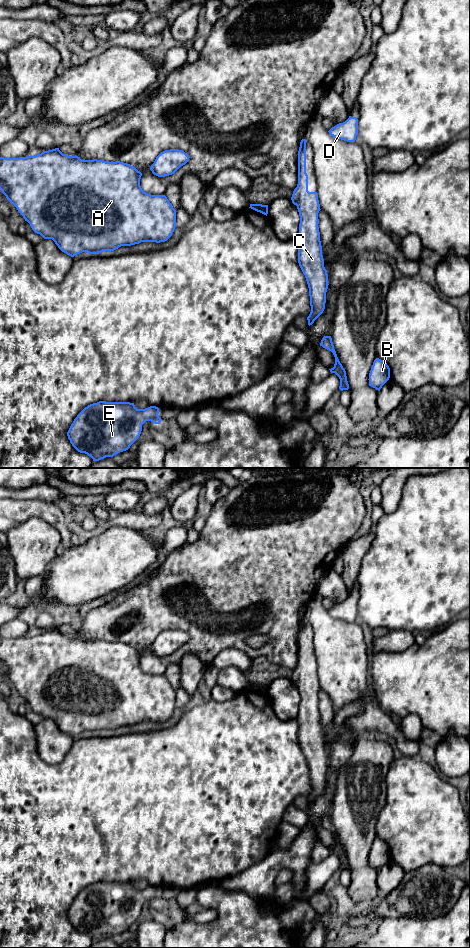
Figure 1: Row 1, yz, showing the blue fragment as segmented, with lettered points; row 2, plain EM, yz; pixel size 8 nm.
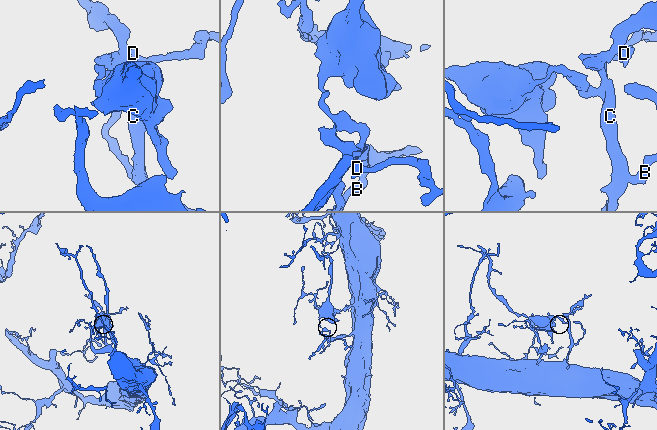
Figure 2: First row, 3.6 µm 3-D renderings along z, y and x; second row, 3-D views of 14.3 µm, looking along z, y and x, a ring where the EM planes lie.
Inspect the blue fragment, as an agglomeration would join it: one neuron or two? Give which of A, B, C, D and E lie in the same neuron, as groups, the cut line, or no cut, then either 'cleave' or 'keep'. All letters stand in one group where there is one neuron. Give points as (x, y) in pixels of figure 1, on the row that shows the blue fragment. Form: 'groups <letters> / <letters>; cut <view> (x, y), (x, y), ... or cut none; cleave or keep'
groups A / B C D E; cut yz (261, 204), (250, 206); cleave

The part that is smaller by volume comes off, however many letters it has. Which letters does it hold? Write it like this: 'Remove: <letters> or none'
Remove: A

